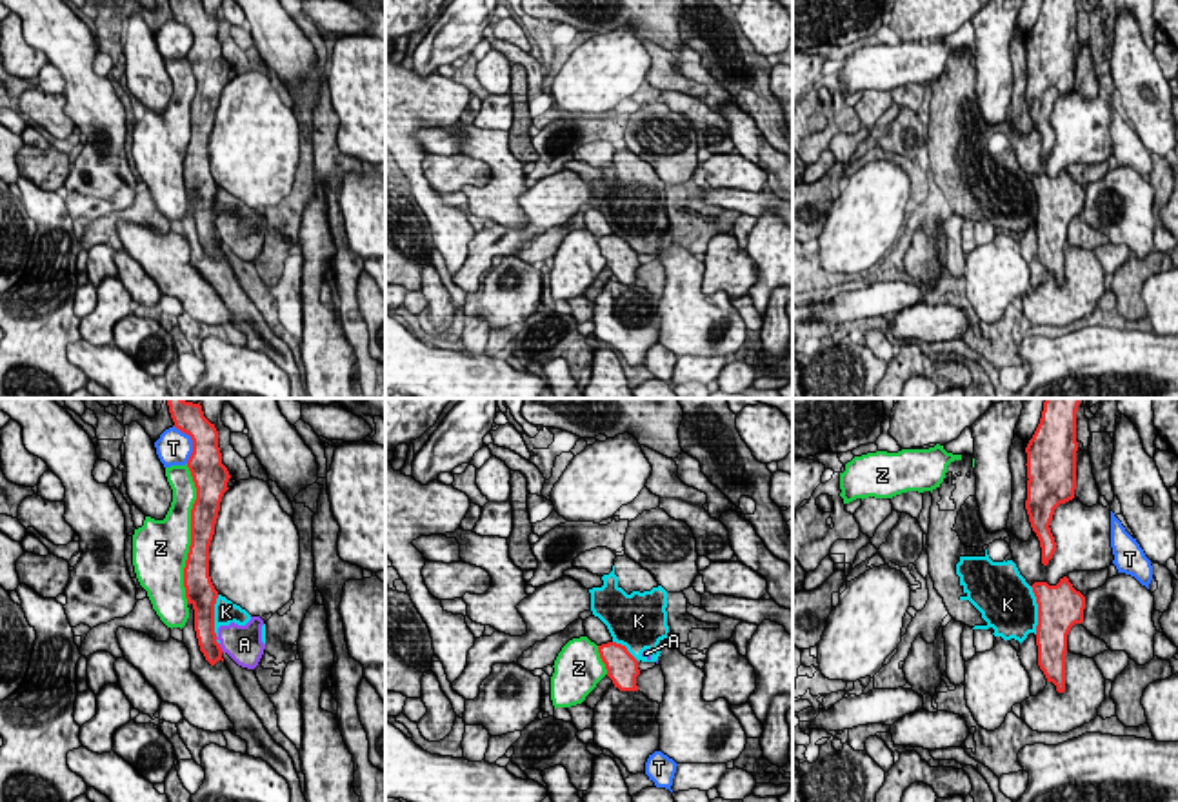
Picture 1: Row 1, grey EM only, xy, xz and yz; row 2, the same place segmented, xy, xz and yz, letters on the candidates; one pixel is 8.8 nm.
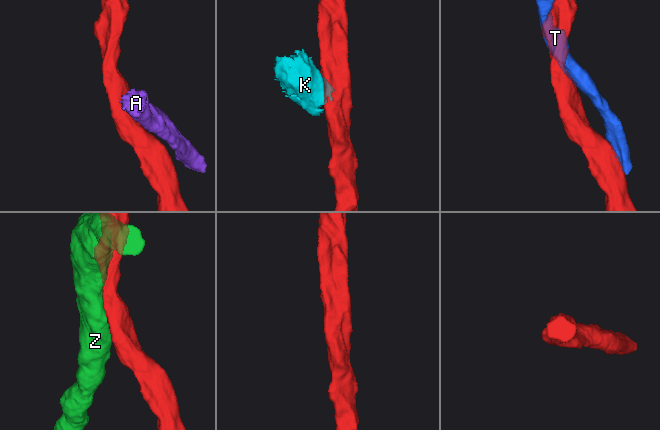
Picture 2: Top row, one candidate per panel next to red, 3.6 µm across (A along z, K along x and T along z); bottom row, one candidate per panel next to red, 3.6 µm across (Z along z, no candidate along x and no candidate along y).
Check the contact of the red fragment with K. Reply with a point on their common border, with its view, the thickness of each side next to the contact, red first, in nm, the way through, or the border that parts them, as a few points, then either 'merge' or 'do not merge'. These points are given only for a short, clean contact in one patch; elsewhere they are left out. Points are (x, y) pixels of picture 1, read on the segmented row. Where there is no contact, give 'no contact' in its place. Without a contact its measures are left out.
yz (1038, 610) | 400/460 nm | do not merge

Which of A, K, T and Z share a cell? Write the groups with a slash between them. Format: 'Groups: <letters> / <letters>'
Groups: A K / T / Z

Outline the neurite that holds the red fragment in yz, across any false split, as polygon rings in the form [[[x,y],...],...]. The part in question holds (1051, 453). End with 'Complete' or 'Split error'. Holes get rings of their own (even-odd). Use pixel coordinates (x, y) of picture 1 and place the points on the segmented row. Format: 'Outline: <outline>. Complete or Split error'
Outline: [[[1045,398],[1040,424],[1025,446],[1014,435],[1009,451],[1013,500],[1007,527],[1027,542],[1034,533],[1047,566],[1056,551],[1051,533],[1054,509],[1074,498],[1076,411],[1080,398]]]. Split error

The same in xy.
Outline: [[[167,398],[175,427],[189,435],[193,453],[187,460],[196,500],[191,509],[191,546],[184,567],[184,587],[189,618],[184,644],[191,655],[191,671],[207,691],[220,702],[236,737],[247,742],[247,755],[267,762],[291,789],[291,802],[307,802],[289,753],[273,740],[258,715],[242,697],[231,671],[222,658],[222,647],[215,633],[215,604],[218,591],[209,576],[209,546],[224,493],[231,478],[222,464],[218,431],[202,411],[200,398]]]. Split error

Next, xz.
Outline: [[[598,617],[584,620],[585,637],[598,646],[607,677],[620,691],[638,691],[636,677],[640,675],[638,660],[625,646],[616,644],[607,626]]]. Split error

